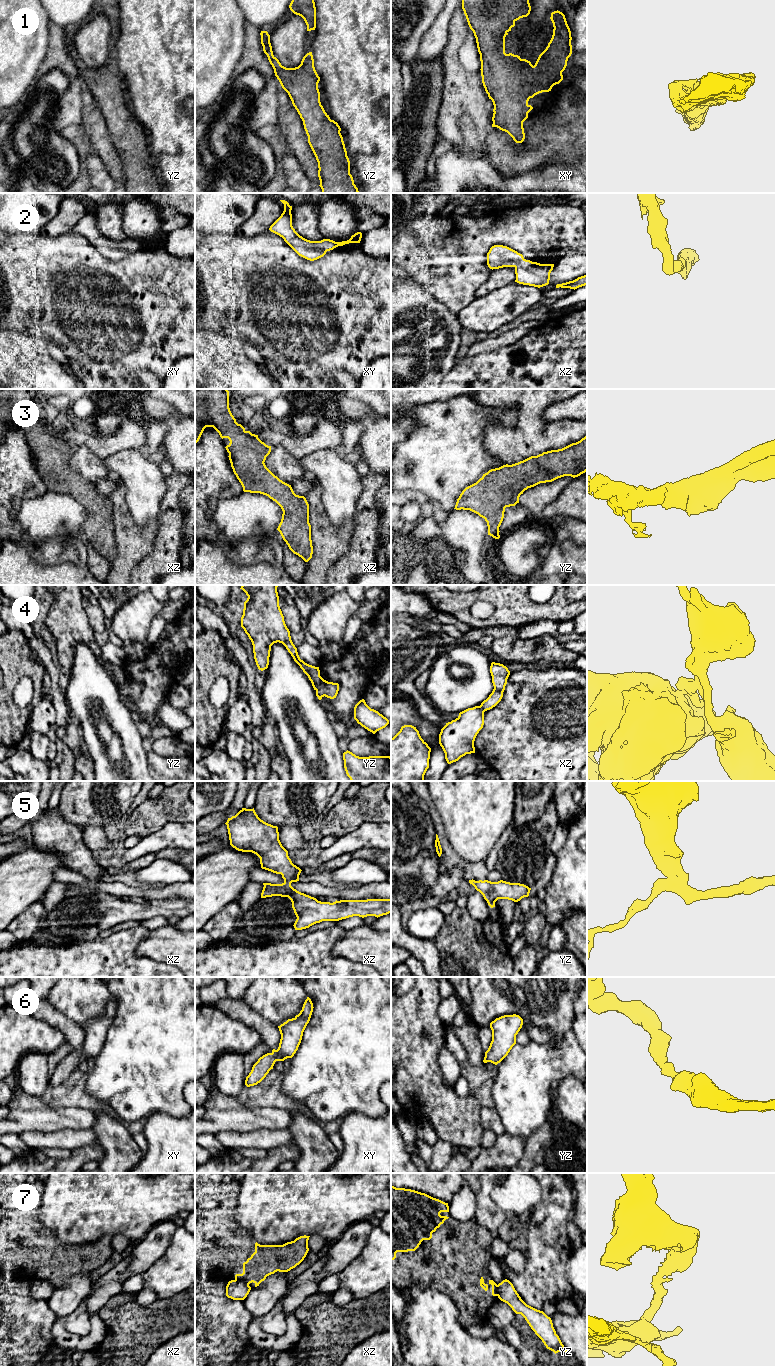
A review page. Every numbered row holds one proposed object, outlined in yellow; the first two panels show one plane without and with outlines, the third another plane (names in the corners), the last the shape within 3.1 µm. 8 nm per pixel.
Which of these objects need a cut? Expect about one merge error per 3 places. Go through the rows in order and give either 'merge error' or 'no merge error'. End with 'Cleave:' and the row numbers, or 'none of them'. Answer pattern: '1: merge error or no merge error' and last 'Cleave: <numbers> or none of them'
1: no merge error
2: no merge error
3: no merge error
4: merge error
5: no merge error
6: no merge error
7: merge error
Cleave: 4, 7

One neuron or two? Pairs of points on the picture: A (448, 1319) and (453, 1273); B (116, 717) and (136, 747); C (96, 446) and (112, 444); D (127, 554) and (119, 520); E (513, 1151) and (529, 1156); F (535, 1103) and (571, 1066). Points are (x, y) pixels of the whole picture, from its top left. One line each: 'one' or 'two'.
A: two
B: one
C: one
D: one
E: two
F: one

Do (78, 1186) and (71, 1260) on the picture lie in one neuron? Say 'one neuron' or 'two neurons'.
two neurons

